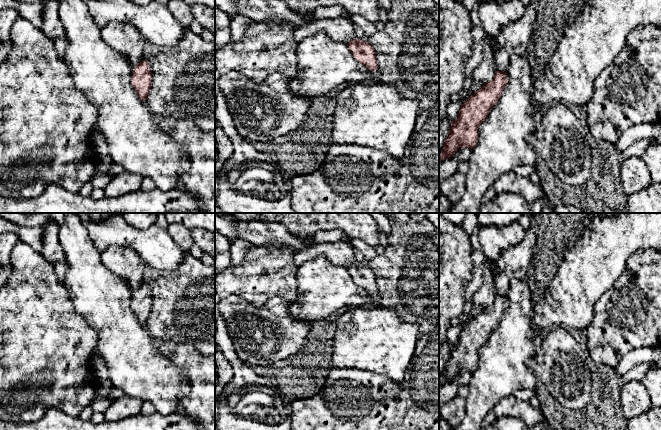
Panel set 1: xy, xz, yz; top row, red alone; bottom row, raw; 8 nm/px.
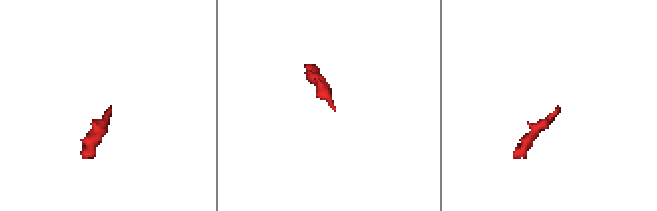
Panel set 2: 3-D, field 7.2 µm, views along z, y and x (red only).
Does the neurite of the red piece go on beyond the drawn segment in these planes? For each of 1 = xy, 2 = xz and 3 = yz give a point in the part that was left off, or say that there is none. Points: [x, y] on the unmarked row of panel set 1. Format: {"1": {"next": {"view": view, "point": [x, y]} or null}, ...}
{"1": {"next": null}, "2": {"next": {"view": "xz", "point": [375, 299]}}, "3": {"next": null}}

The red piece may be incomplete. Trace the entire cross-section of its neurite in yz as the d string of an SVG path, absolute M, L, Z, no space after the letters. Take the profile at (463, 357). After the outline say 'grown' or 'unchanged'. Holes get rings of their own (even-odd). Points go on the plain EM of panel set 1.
M496 295L491 305L468 321L462 328L457 342L451 345L443 374L439 377L439 386L453 381L459 372L474 372L478 365L480 348L500 323L507 307L506 296Z; unchanged

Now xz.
M351 263L348 266L348 271L353 281L369 293L370 300L374 303L374 305L376 307L381 307L378 289L376 286L376 277L372 269L362 264Z; grown

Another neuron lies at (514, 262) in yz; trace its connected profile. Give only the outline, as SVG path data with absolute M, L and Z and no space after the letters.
M533 228L526 230L523 240L501 252L496 268L491 269L496 295L506 295L513 279L525 279L536 248L538 235Z

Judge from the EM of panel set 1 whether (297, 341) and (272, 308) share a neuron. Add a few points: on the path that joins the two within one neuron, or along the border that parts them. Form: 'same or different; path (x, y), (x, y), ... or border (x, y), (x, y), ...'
same; path (289, 333), (274, 316)

